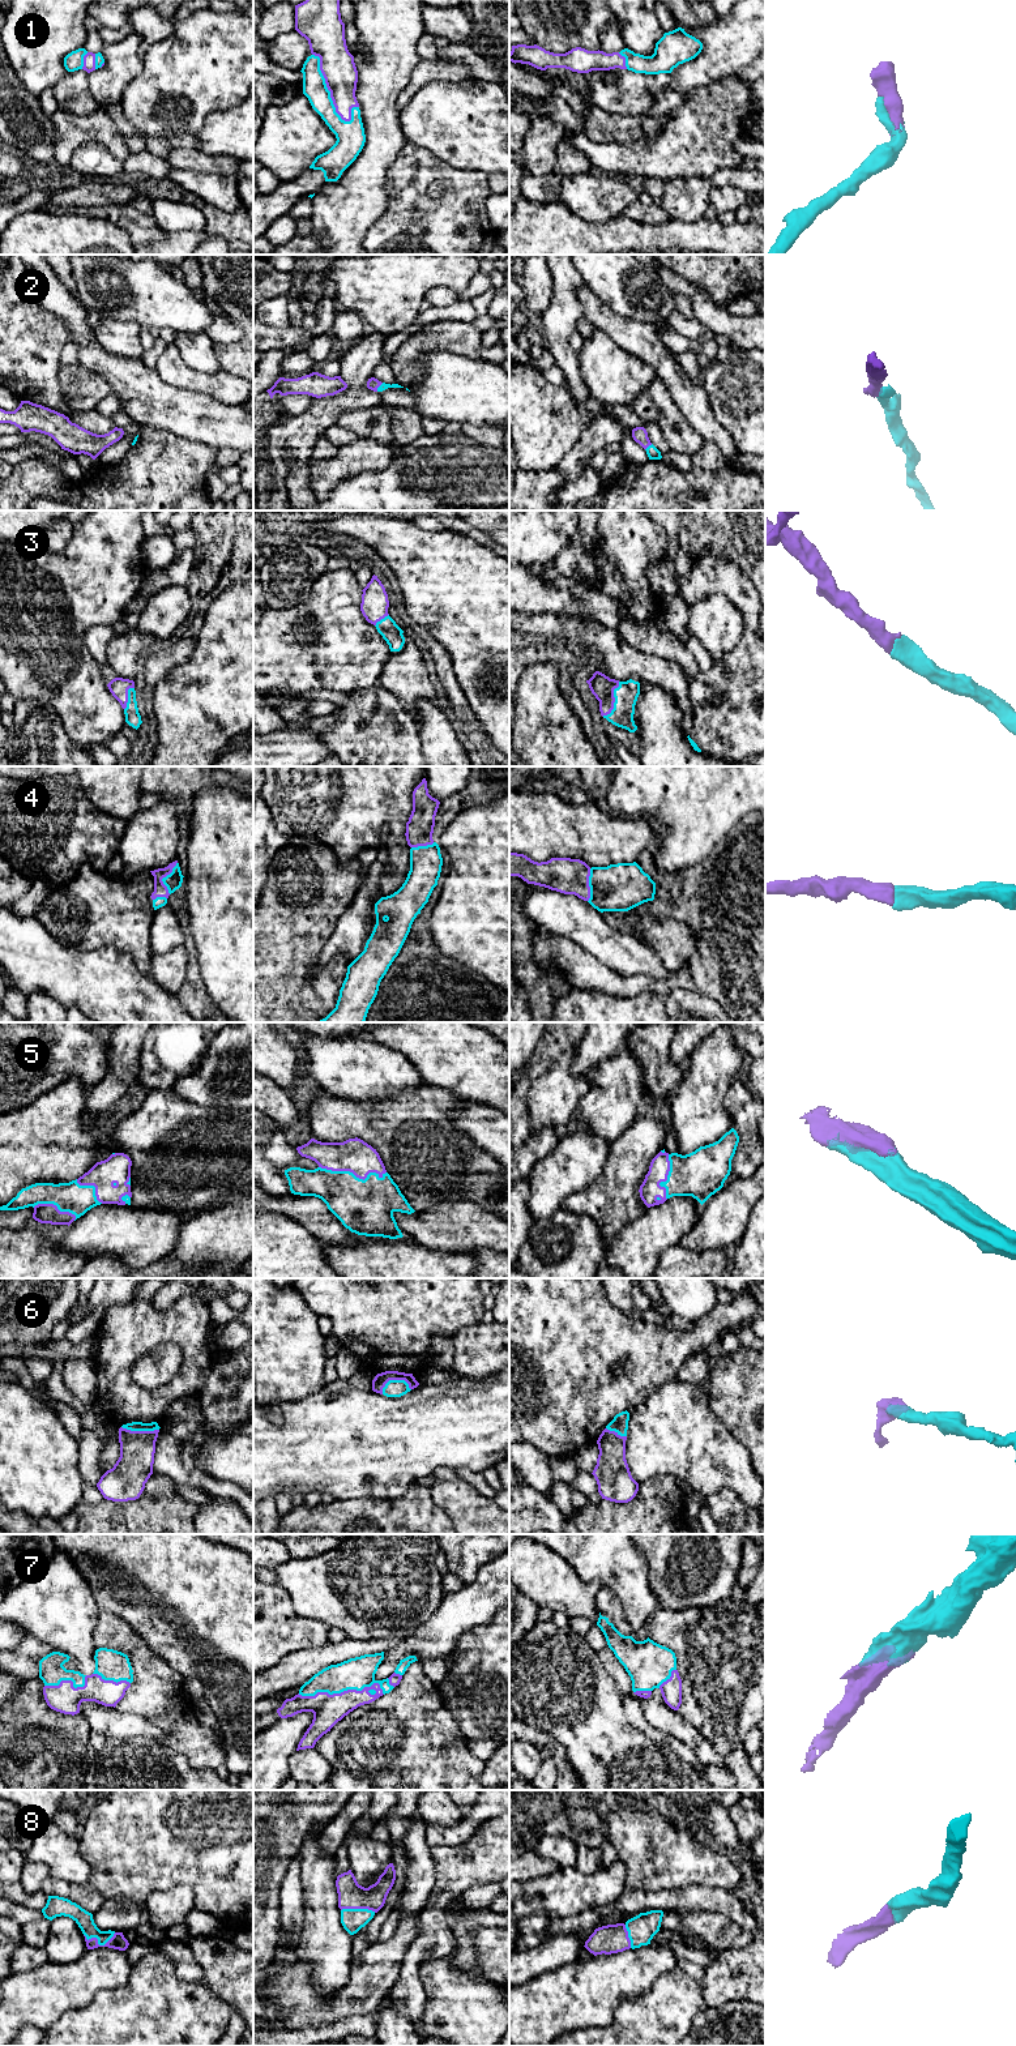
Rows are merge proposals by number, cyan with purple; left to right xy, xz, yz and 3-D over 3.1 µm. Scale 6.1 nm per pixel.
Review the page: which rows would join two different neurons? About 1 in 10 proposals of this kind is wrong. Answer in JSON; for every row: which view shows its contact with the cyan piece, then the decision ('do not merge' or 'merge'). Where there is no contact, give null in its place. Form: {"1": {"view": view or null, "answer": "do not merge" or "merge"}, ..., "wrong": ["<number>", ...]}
{"1": {"view": "xz", "answer": "merge"}, "2": {"view": "xz", "answer": "merge"}, "3": {"view": "yz", "answer": "merge"}, "4": {"view": "xy", "answer": "merge"}, "5": {"view": "xz", "answer": "merge"}, "6": {"view": "xz", "answer": "merge"}, "7": {"view": "xz", "answer": "merge"}, "8": {"view": "xy", "answer": "merge"}, "wrong": []}

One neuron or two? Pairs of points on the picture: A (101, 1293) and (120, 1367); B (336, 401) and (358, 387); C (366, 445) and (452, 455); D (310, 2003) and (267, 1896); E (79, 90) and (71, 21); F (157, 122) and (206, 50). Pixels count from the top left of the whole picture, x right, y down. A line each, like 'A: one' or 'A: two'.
A: two
B: one
C: two
D: two
E: two
F: one

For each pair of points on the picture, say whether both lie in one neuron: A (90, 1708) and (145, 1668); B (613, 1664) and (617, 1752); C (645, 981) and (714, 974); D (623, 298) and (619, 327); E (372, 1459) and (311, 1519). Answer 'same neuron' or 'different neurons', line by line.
A: different neurons
B: different neurons
C: same neuron
D: different neurons
E: different neurons

